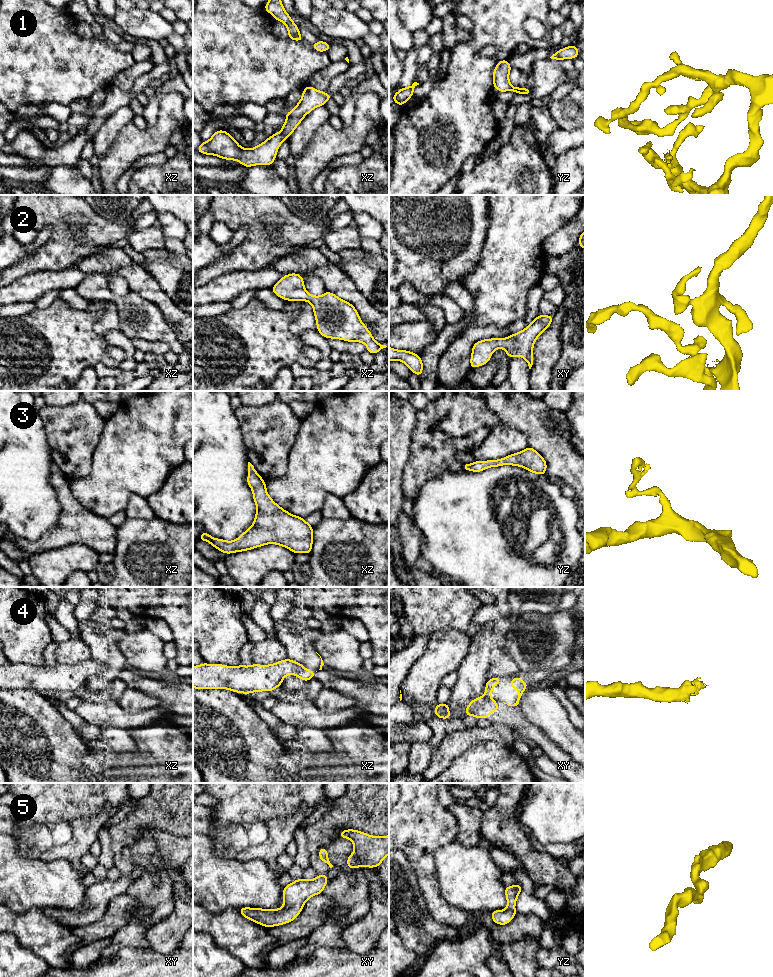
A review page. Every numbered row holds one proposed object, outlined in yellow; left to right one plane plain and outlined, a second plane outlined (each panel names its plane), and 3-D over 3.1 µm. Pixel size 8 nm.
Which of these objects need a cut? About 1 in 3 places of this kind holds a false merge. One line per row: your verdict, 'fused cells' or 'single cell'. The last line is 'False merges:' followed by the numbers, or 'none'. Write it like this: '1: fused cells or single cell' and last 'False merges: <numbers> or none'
1: single cell
2: single cell
3: single cell
4: fused cells
5: single cell
False merges: 4

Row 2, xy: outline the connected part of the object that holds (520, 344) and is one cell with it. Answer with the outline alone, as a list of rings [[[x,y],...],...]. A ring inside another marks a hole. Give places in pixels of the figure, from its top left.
[[[538,315],[524,330],[507,338],[484,339],[474,343],[470,359],[471,369],[487,364],[491,359],[492,353],[498,348],[503,348],[508,358],[514,356],[524,358],[528,363],[529,369],[531,369],[534,359],[534,343],[550,326],[552,320],[553,315]]]

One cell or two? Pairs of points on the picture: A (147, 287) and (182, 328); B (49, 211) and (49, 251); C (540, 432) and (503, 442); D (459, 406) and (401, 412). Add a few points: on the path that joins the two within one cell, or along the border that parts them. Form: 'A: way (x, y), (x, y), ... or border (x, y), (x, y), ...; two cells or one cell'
A: way (157, 297), (176, 318); one cell
B: way (56, 221), (56, 241); one cell
C: border (505, 425), (521, 430), (526, 436), (528, 445); two cells
D: border (417, 411), (416, 426), (411, 434); two cells

